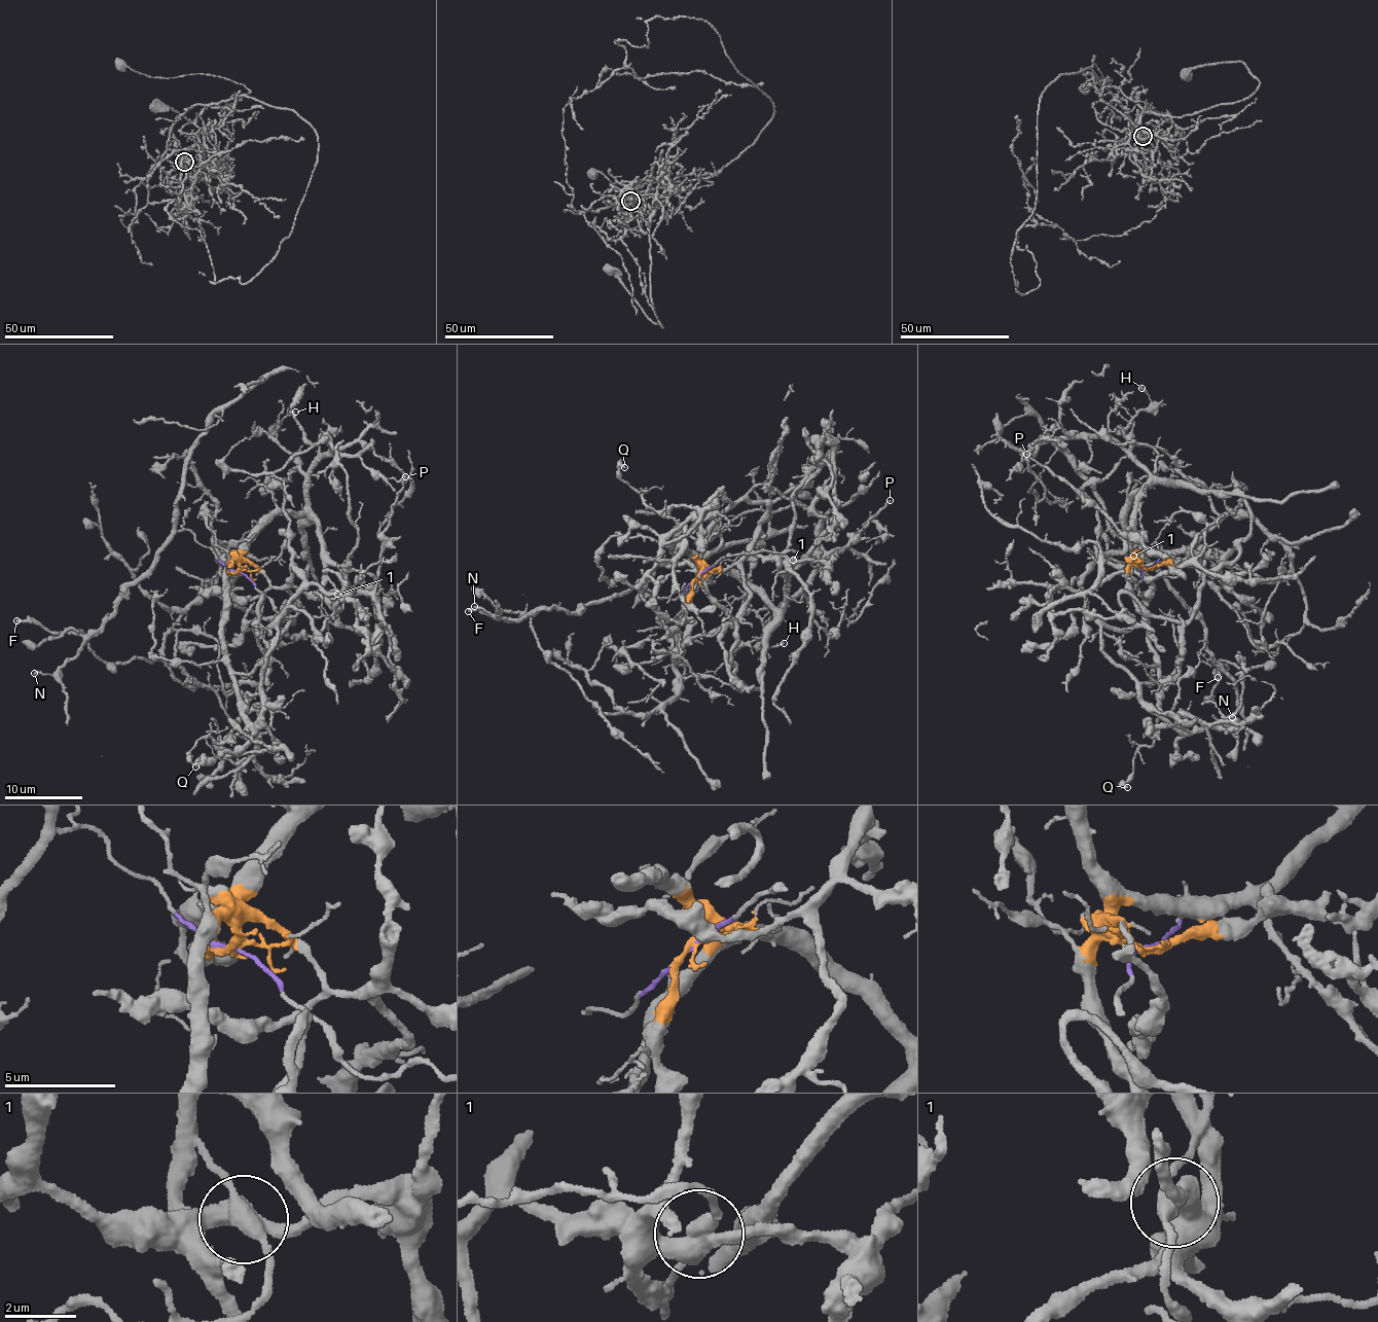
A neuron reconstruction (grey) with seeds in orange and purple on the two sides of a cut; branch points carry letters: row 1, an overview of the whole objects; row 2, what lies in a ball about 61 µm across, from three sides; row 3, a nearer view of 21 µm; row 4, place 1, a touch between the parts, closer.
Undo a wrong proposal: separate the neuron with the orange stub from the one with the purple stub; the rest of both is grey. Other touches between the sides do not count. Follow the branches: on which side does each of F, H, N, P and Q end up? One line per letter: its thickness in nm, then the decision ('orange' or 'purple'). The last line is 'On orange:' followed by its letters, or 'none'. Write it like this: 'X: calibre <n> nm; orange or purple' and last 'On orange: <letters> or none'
F: calibre 300 nm; purple
H: calibre 100 nm; orange
N: calibre 220 nm; purple
P: calibre 140 nm; orange
Q: calibre 170 nm; orange
On orange: H, P, Q

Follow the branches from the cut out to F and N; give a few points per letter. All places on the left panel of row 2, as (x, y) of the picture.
F: (236, 573), (183, 530), (168, 536), (147, 571), (132, 581), (97, 630), (50, 633), (17, 621)
N: (236, 573), (189, 531), (177, 530), (147, 571), (91, 630), (75, 656), (55, 673), (33, 674)

